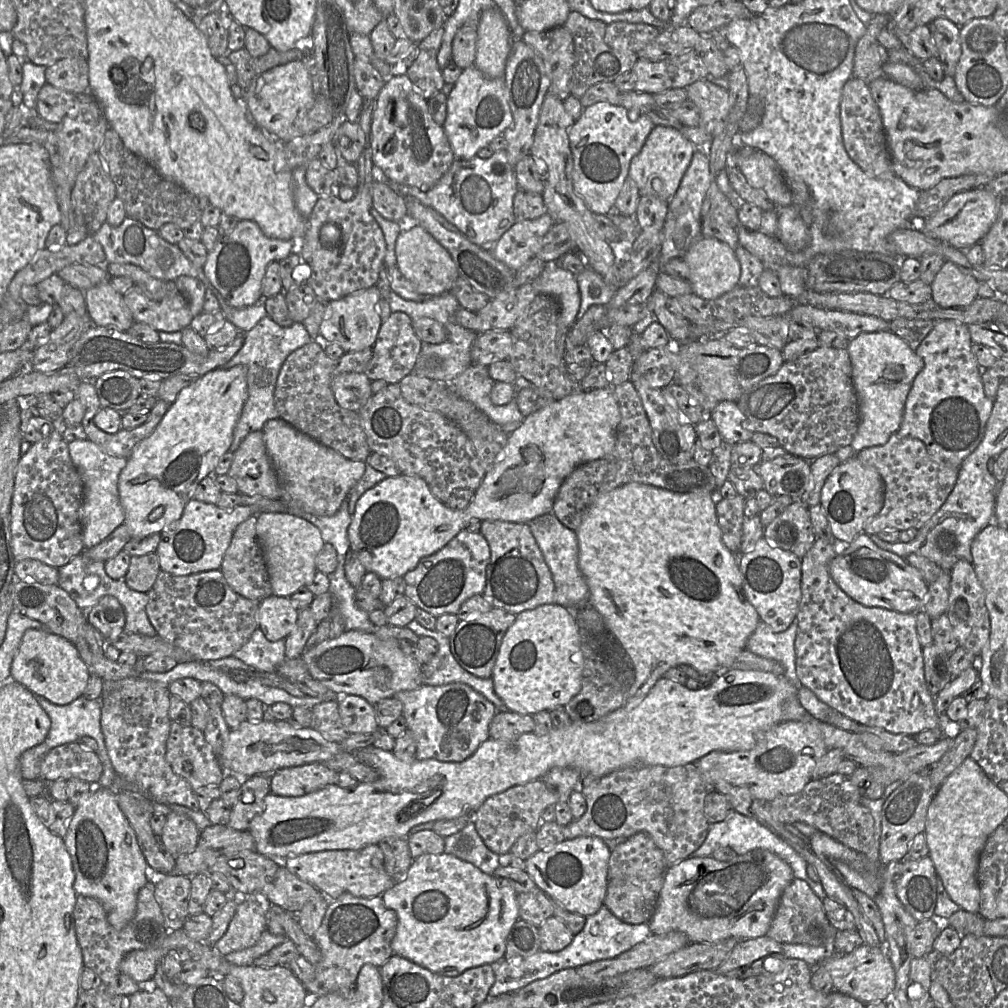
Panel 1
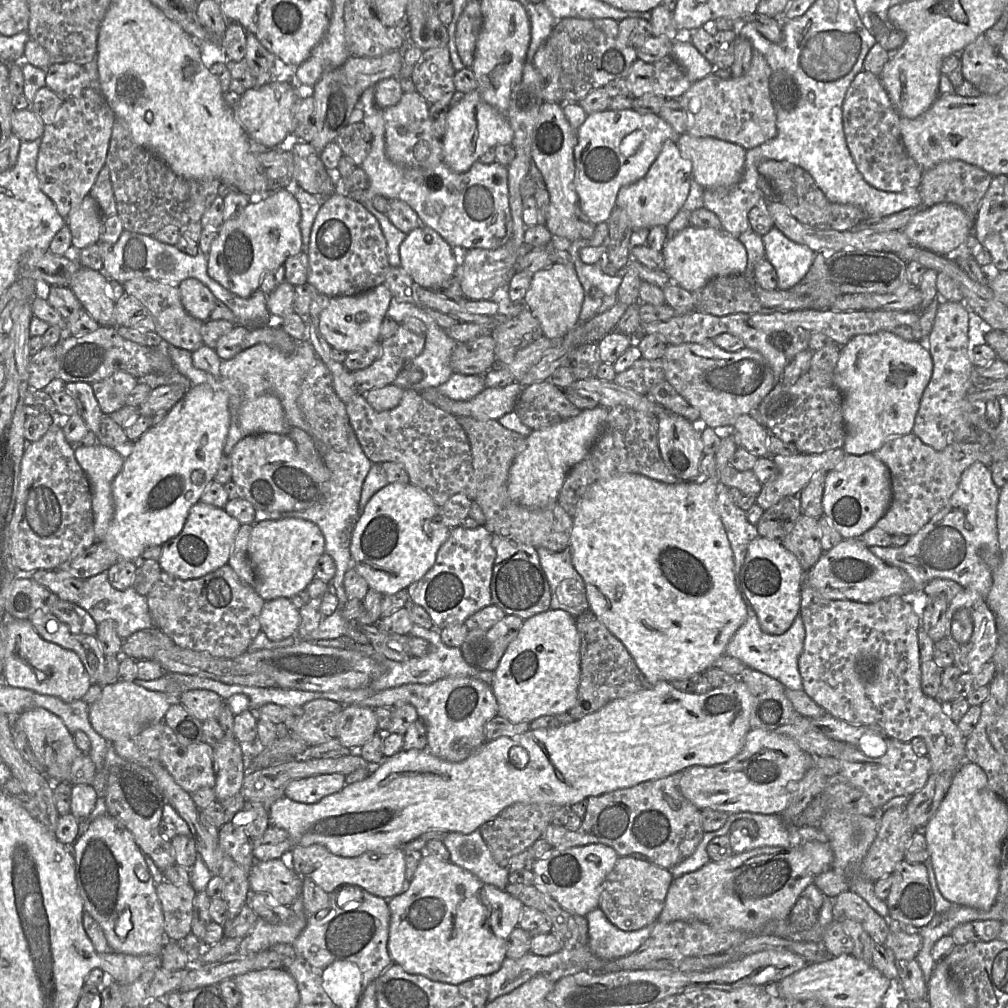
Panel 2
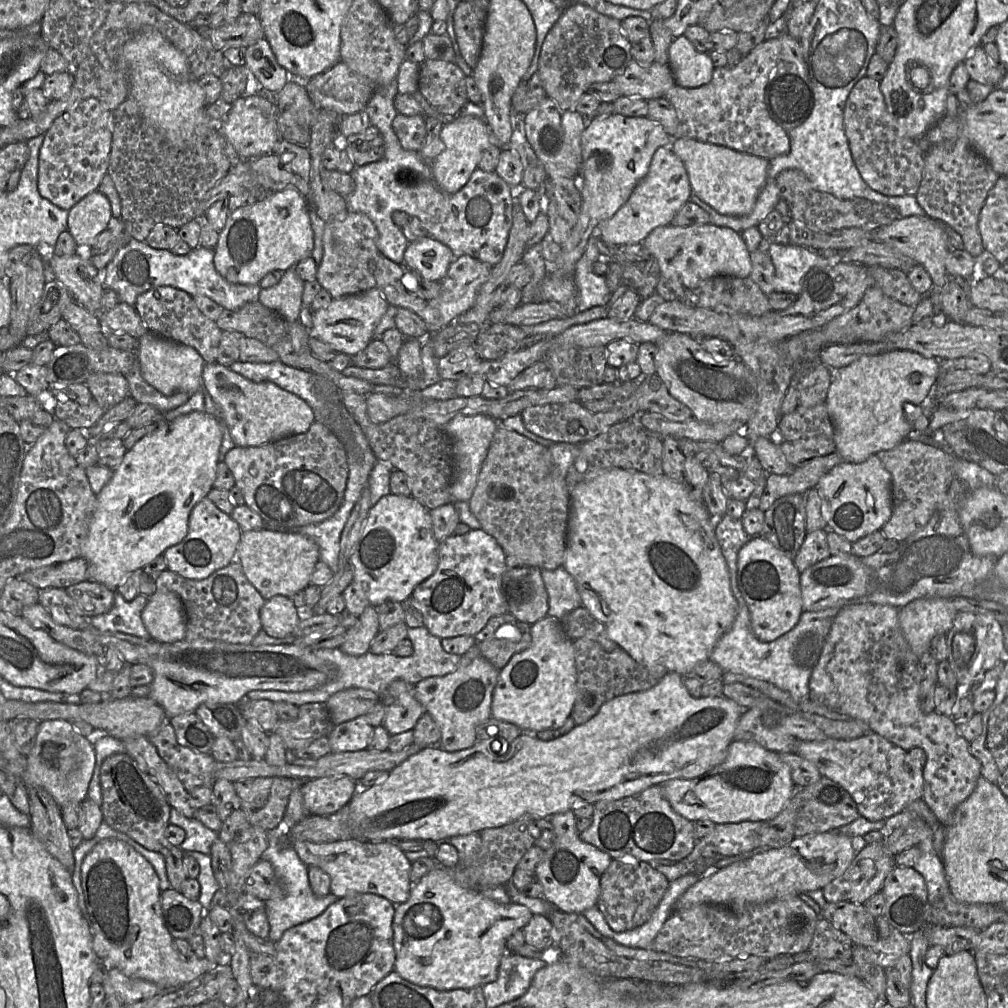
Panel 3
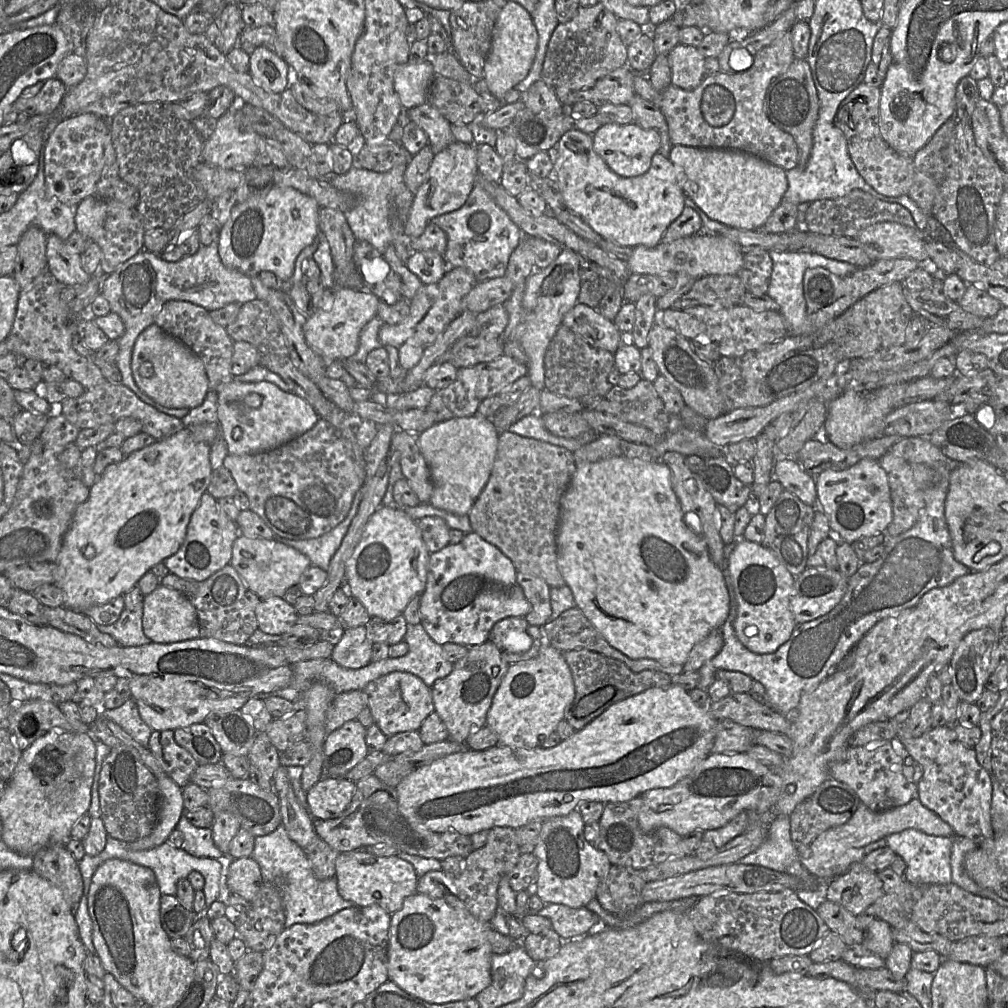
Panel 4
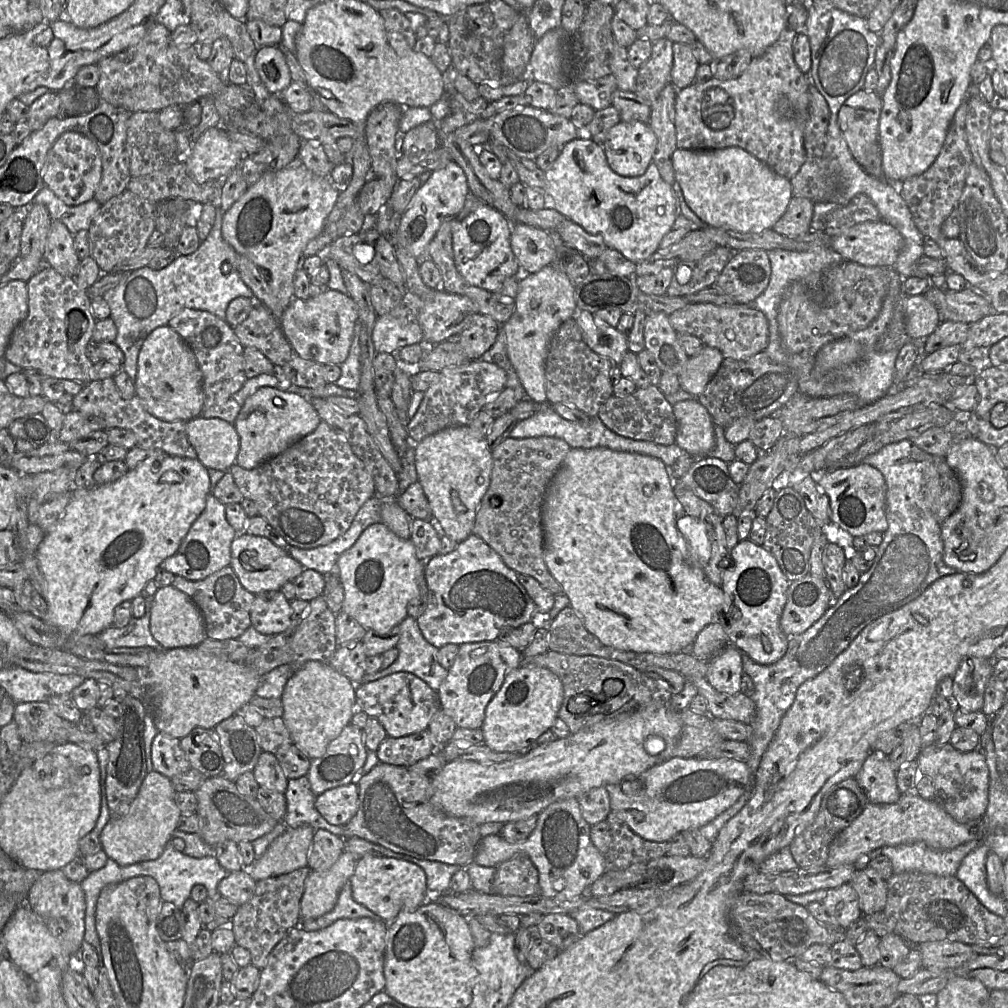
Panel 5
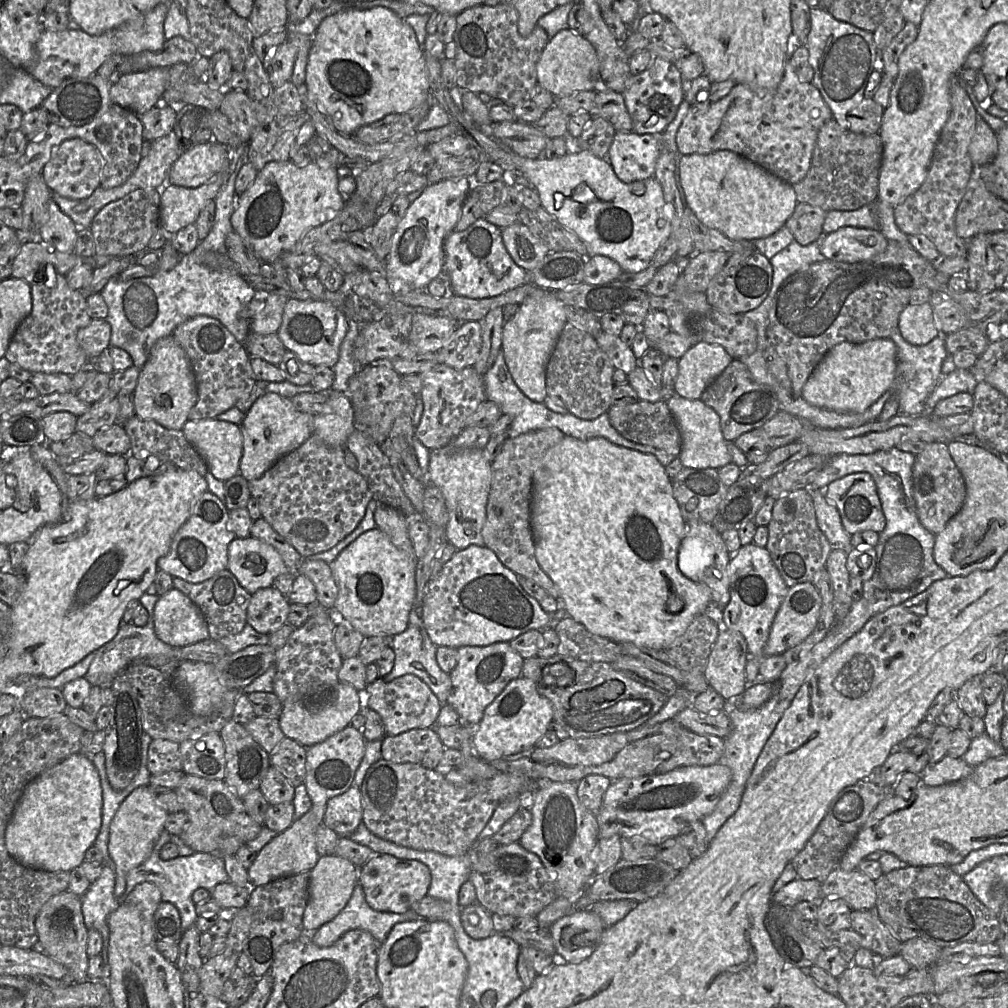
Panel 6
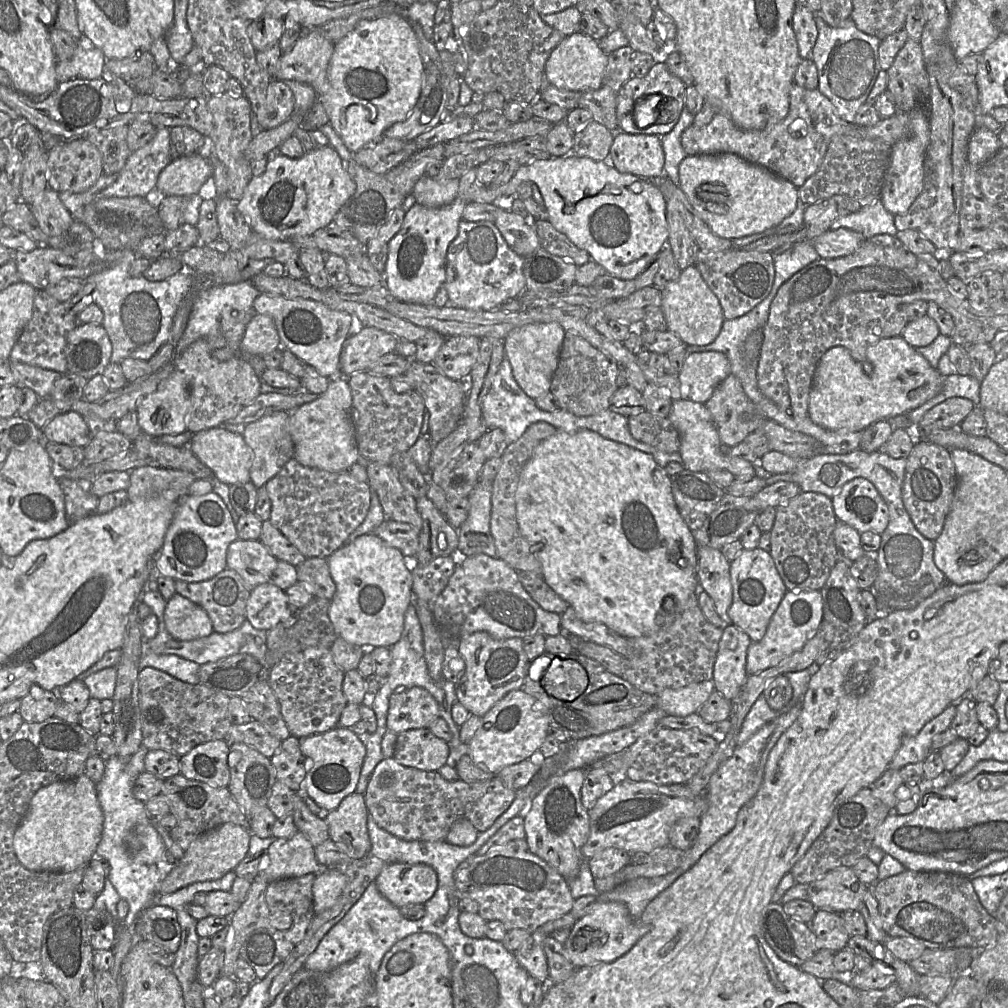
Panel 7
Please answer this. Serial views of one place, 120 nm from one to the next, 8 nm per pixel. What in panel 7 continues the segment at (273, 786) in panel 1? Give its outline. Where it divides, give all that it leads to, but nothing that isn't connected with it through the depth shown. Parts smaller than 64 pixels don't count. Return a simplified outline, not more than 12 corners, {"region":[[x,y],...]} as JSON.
{"region":[[364,795],[325,817],[330,839],[352,860],[369,855]]}

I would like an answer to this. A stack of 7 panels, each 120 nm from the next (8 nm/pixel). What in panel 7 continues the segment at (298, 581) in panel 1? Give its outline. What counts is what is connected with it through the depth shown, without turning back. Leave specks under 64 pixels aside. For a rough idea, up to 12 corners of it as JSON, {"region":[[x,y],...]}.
{"region":[[259,540],[229,545],[227,568],[249,591],[270,582],[278,563]]}

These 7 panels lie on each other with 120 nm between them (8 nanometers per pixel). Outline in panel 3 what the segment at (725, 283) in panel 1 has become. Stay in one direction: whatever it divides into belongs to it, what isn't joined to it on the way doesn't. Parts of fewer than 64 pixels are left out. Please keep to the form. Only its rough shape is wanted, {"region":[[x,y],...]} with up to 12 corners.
{"region":[[713,224],[660,226],[642,242],[660,276],[685,289],[747,278],[741,234]]}

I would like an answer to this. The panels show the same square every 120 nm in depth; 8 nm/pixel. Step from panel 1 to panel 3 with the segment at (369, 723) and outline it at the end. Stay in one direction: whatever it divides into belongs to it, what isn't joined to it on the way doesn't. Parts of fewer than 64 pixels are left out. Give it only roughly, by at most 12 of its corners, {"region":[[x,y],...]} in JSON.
{"region":[[366,715],[336,725],[331,753],[367,750],[373,730]]}

